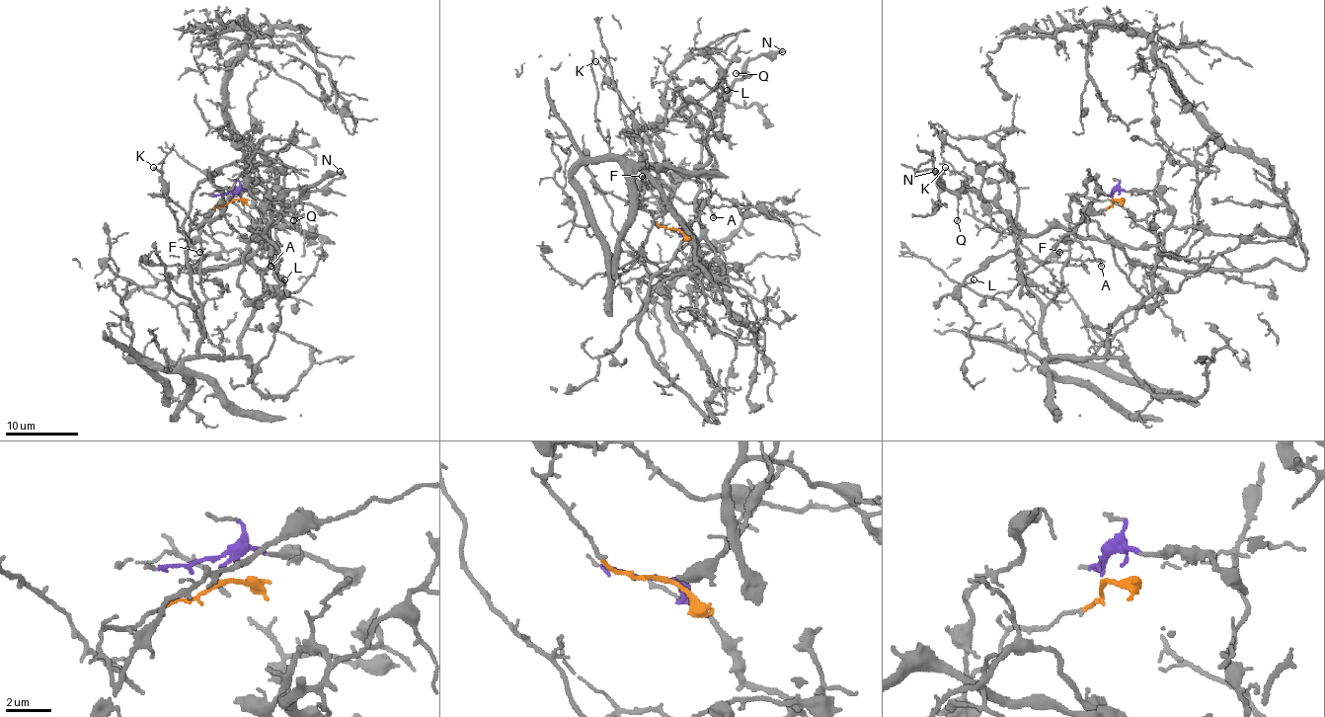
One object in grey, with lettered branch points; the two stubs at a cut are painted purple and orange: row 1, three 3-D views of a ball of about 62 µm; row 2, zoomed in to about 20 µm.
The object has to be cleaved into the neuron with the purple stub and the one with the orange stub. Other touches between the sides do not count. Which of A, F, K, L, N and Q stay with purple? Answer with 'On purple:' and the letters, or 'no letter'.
On purple: A, L, N, Q

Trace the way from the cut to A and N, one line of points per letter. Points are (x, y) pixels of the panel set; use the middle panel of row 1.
A: (674, 228), (721, 274), (725, 290), (718, 280), (723, 261), (697, 215), (696, 198), (703, 191), (712, 217)
N: (674, 228), (721, 274), (725, 290), (723, 261), (696, 203), (712, 115), (746, 63), (783, 50)

